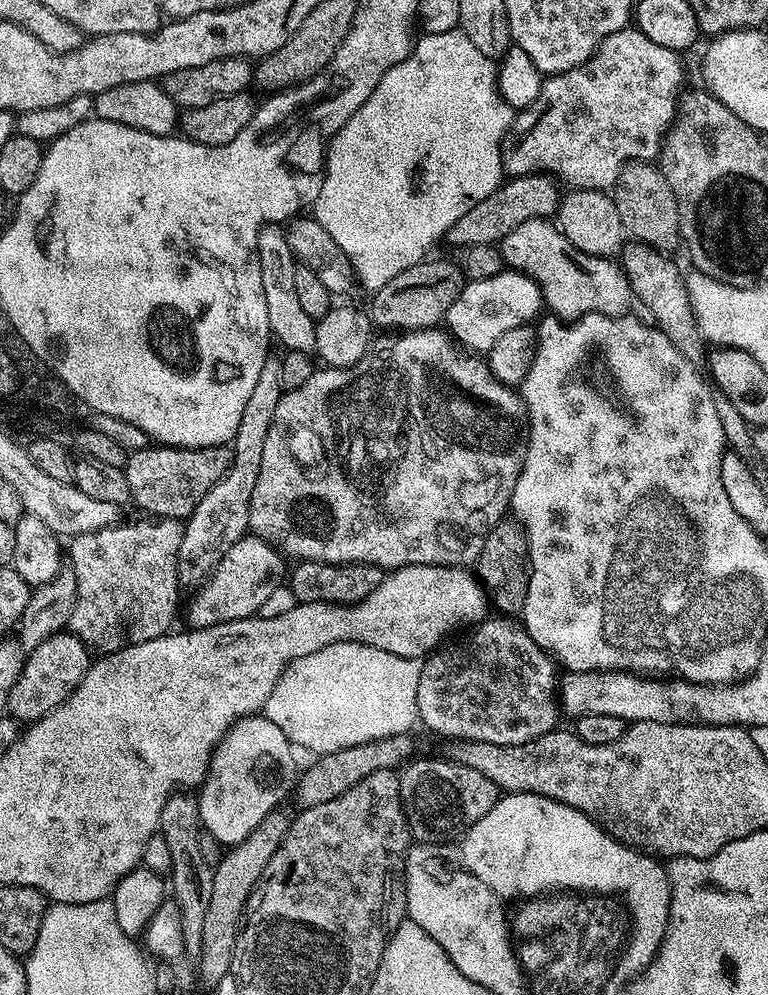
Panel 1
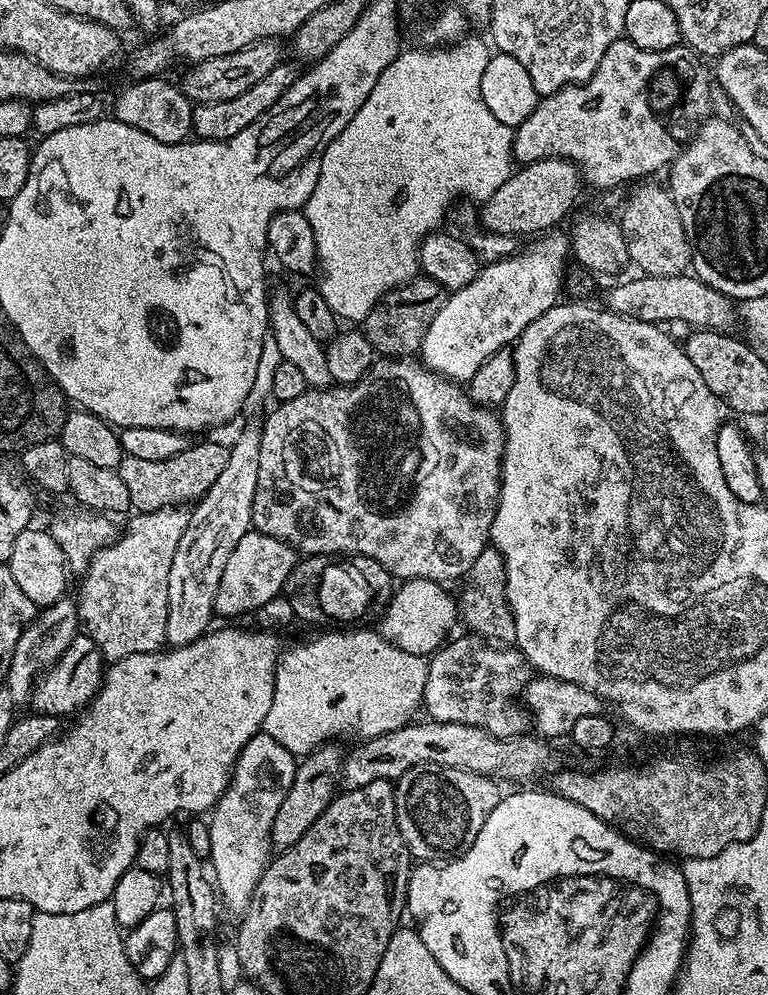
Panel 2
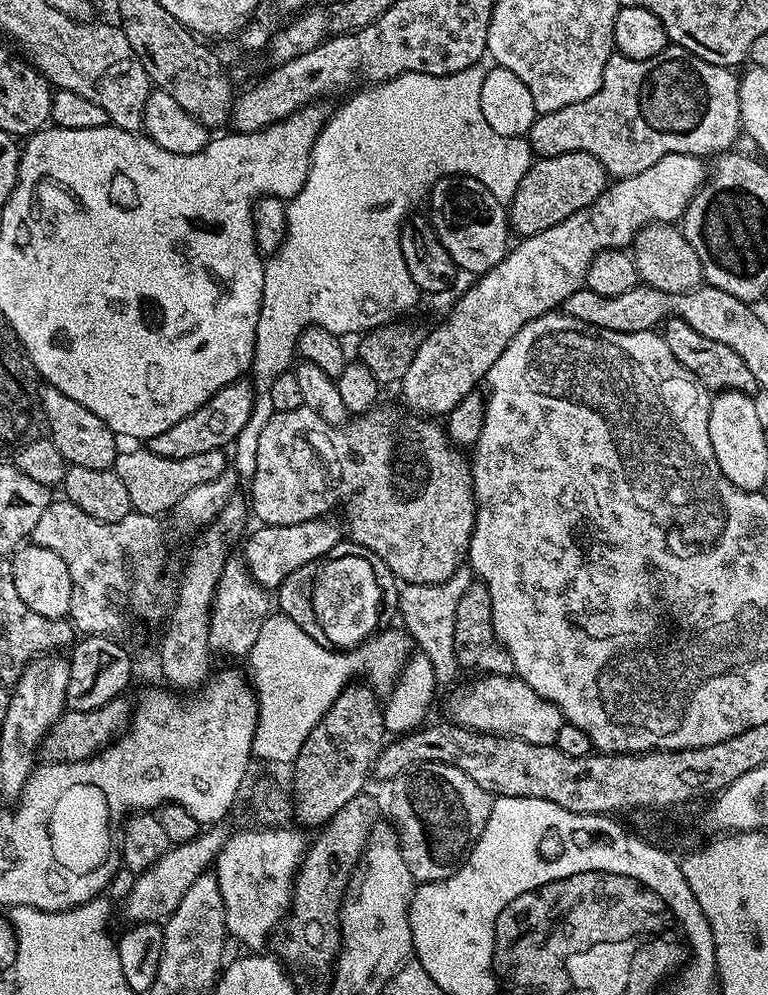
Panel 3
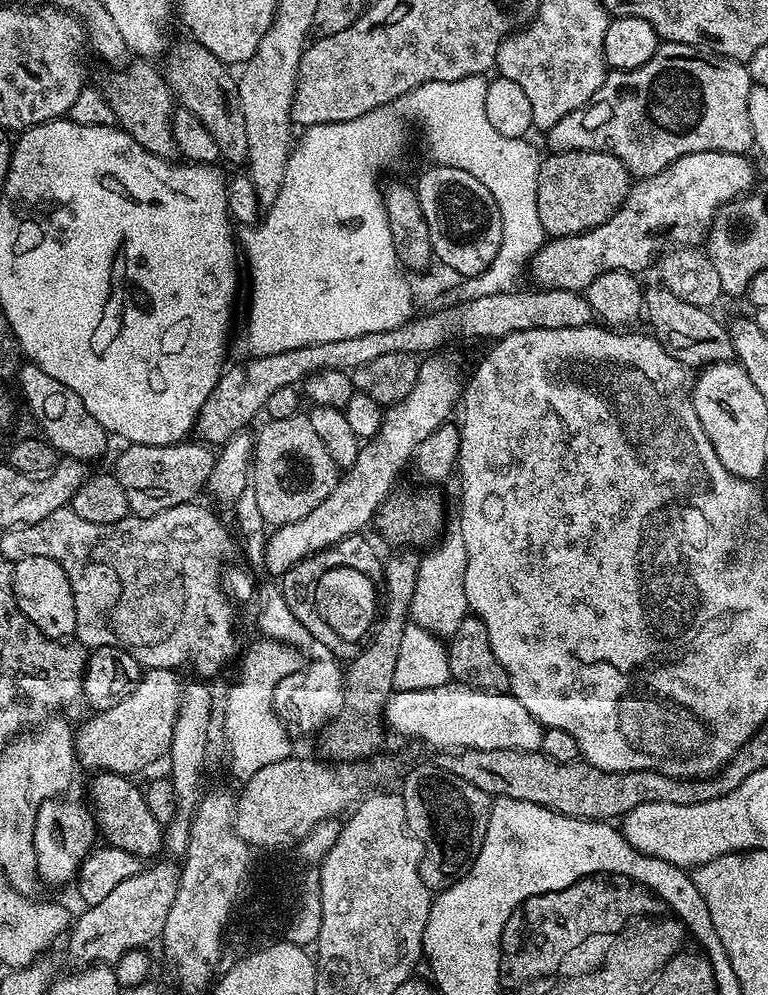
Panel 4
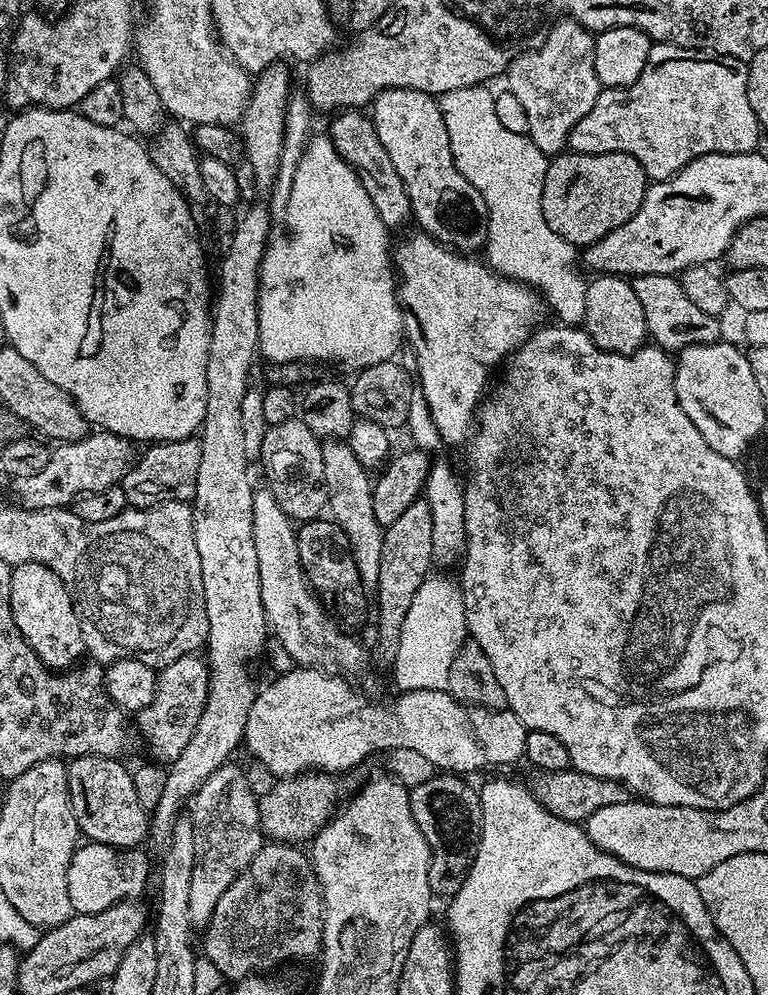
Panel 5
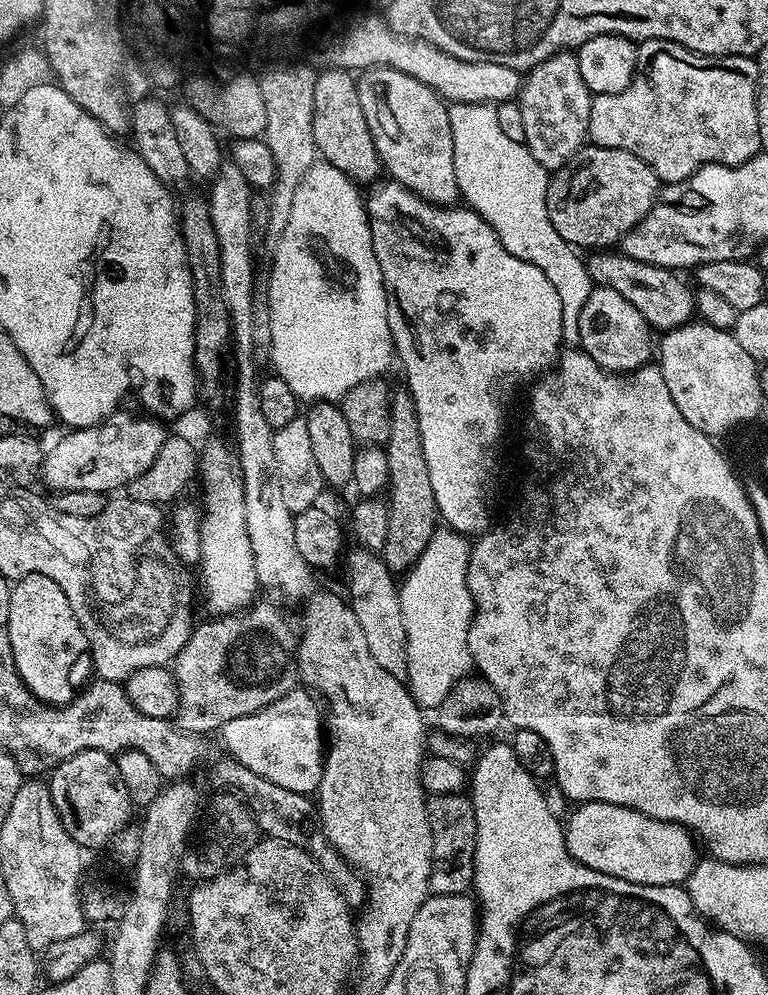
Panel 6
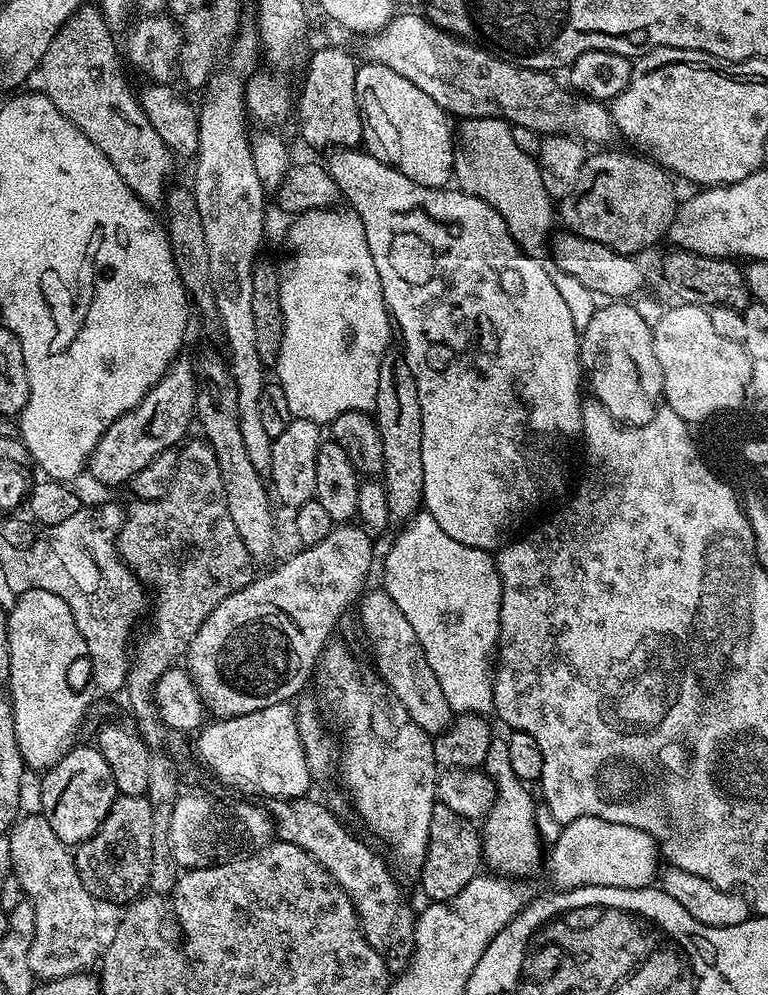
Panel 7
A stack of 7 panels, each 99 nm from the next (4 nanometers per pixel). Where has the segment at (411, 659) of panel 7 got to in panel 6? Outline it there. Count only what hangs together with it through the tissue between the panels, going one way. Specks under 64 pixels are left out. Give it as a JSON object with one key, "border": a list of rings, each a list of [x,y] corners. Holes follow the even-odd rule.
{"border":[[[361,547],[348,558],[348,592],[347,599],[354,610],[354,618],[358,618],[358,626],[362,626],[362,634],[366,637],[366,646],[370,646],[370,655],[374,662],[394,674],[394,678],[404,680],[408,674],[406,650],[406,626],[402,622],[402,606],[400,605],[400,589],[397,577],[385,566],[379,555]]]}

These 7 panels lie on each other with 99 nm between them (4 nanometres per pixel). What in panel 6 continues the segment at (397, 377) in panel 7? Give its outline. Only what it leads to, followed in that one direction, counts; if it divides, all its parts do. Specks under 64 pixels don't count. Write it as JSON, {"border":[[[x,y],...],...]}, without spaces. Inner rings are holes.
{"border":[[[407,387],[391,393],[390,438],[386,445],[390,474],[386,489],[388,525],[382,559],[394,574],[403,574],[422,554],[430,538],[438,531],[438,513],[434,489],[430,487],[430,470],[426,470],[426,454],[422,450],[422,434],[418,430],[418,414]]]}

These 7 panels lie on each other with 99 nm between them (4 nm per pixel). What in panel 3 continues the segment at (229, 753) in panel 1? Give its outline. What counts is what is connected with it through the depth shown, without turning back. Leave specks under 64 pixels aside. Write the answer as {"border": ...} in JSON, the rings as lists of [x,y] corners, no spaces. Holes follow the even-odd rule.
{"border":[[[272,826],[233,831],[214,861],[214,875],[224,903],[227,935],[248,950],[260,950],[278,918],[289,911],[294,877],[306,851],[305,841],[291,840]]]}

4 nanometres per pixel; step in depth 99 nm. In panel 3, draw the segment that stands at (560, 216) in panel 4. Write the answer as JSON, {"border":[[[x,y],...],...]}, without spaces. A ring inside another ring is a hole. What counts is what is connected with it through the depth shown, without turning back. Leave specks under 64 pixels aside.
{"border":[[[567,152],[533,159],[510,205],[510,228],[517,237],[533,236],[550,226],[558,226],[570,214],[590,206],[610,183],[608,171],[596,156]]]}

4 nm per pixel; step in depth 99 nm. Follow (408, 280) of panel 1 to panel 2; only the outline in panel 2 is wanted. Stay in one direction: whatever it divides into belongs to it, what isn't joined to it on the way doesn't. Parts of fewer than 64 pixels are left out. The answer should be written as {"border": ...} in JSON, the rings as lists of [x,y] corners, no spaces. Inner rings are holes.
{"border":[[[423,274],[387,292],[362,322],[364,337],[371,342],[373,353],[384,358],[406,358],[419,353],[426,330],[434,322],[434,314],[442,310],[445,299],[446,289]]]}

